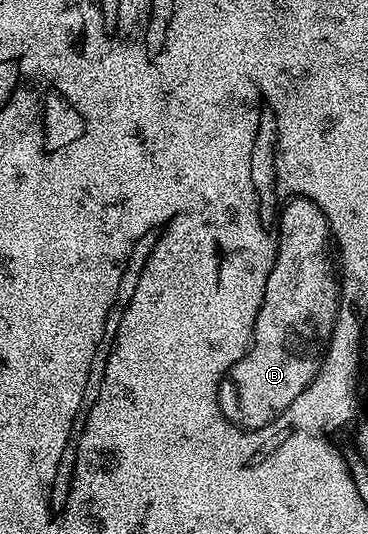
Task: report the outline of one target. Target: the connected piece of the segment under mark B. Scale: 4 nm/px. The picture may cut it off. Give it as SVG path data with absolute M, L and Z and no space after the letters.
M307 197L287 200L276 217L276 244L276 259L266 280L264 299L254 324L254 340L244 356L222 378L218 388L220 411L241 429L270 425L288 407L292 407L296 395L303 393L314 382L338 318L340 277L332 256L330 224L322 207Z

